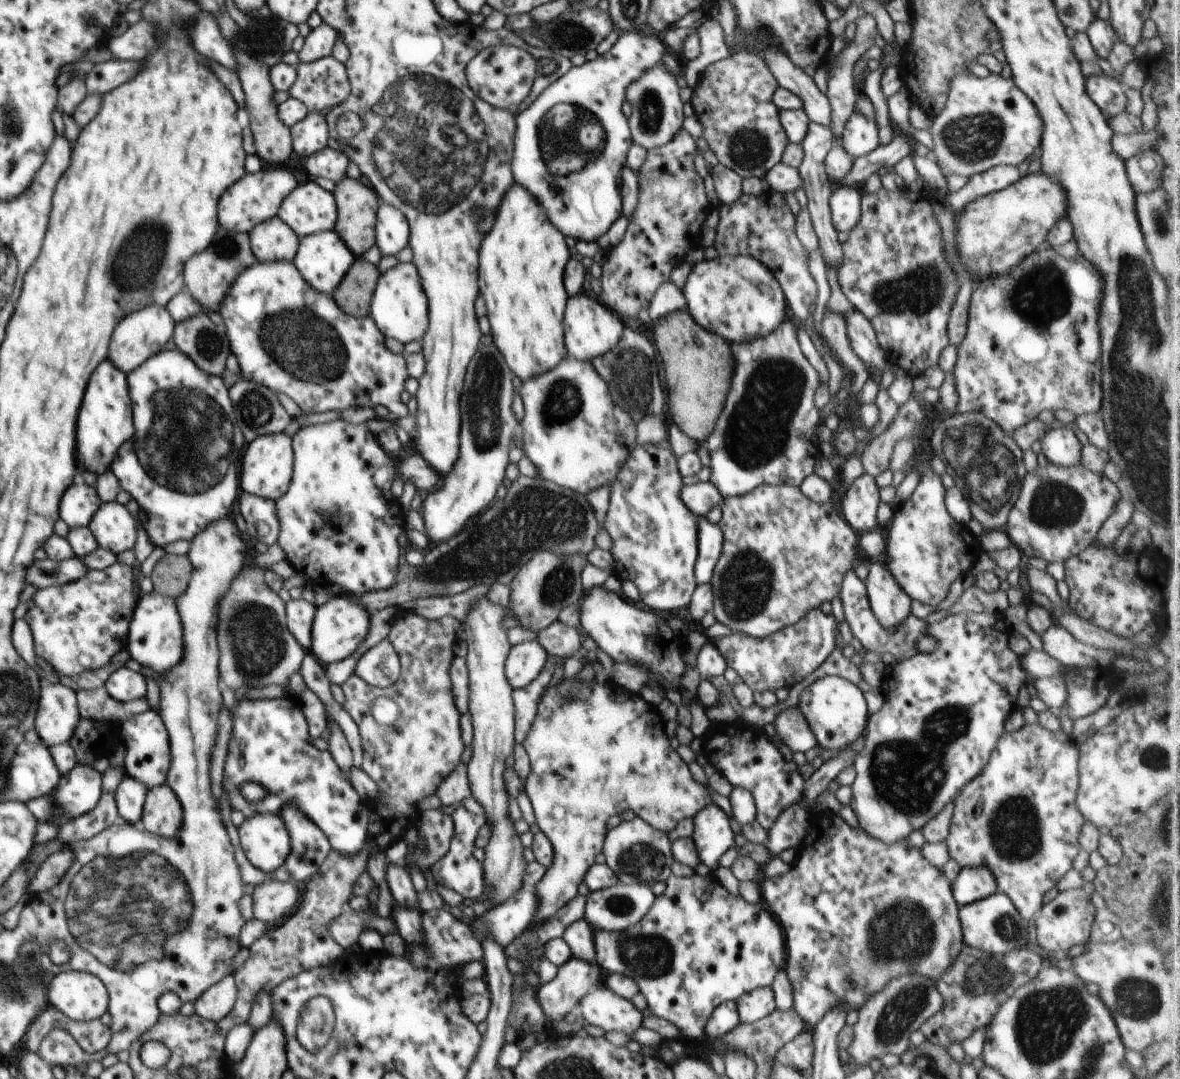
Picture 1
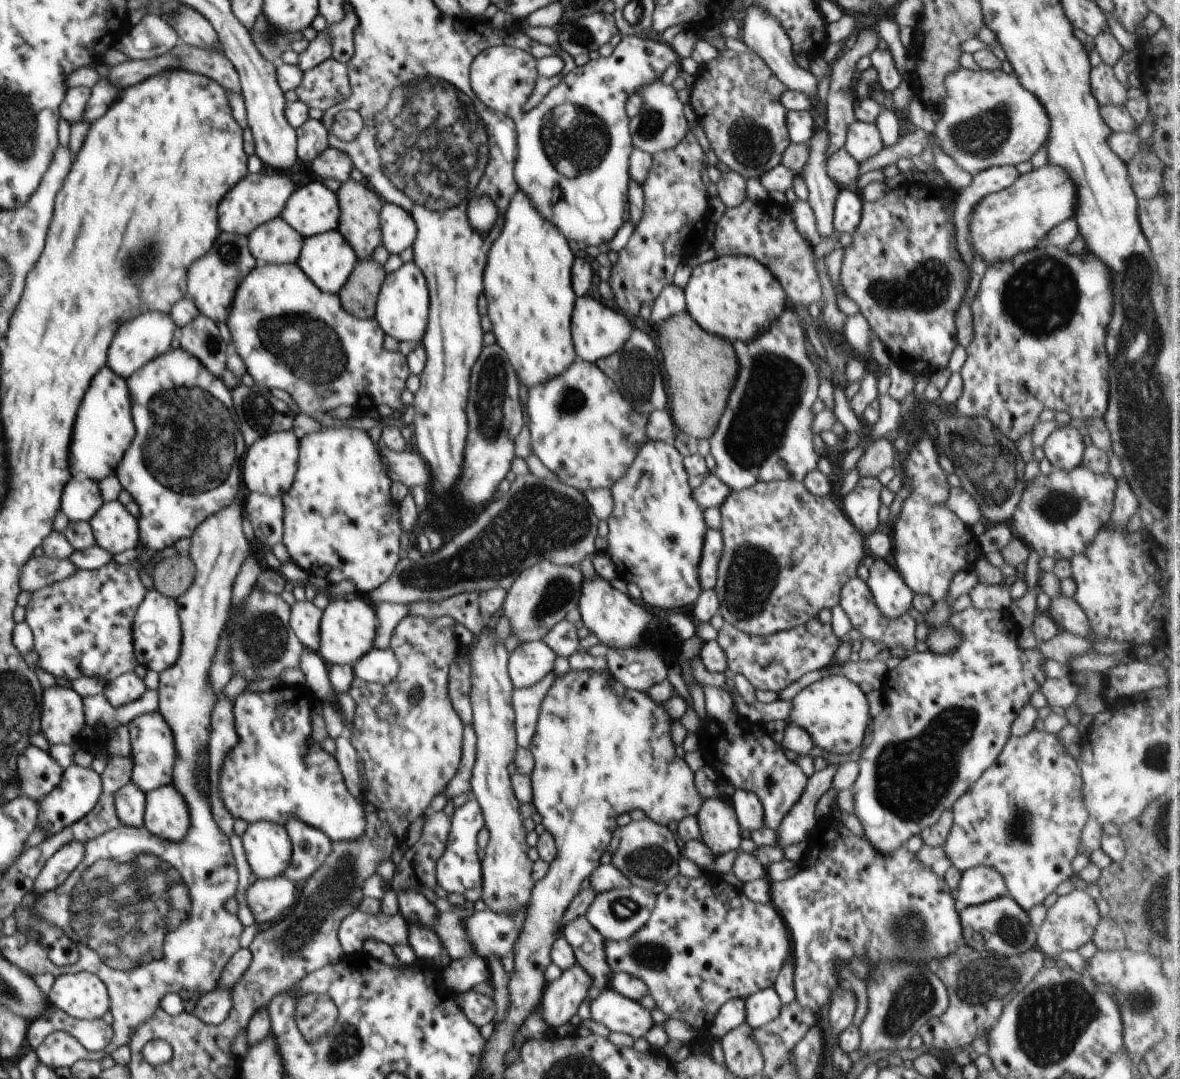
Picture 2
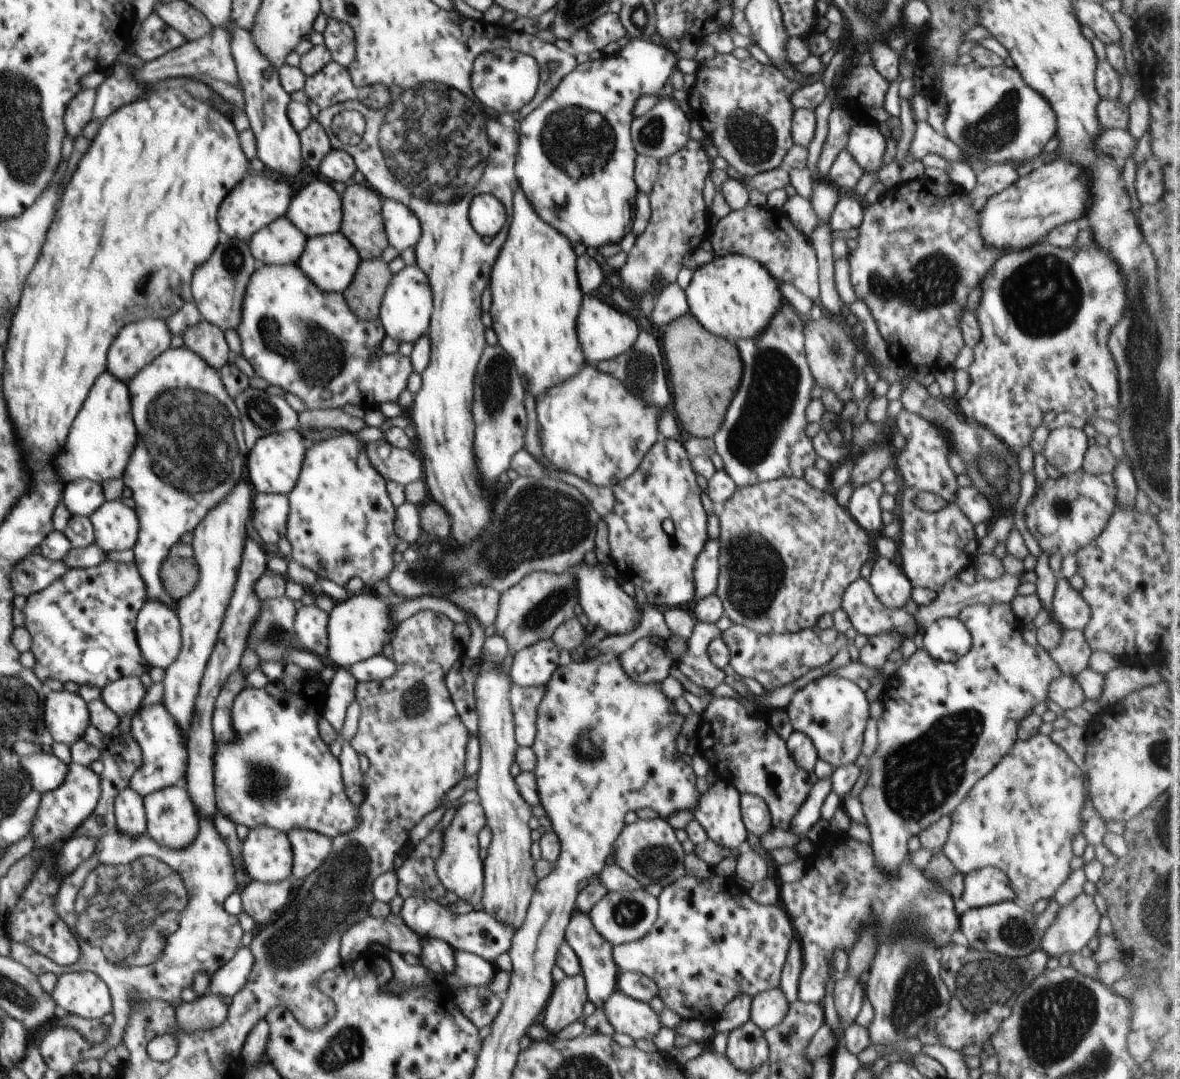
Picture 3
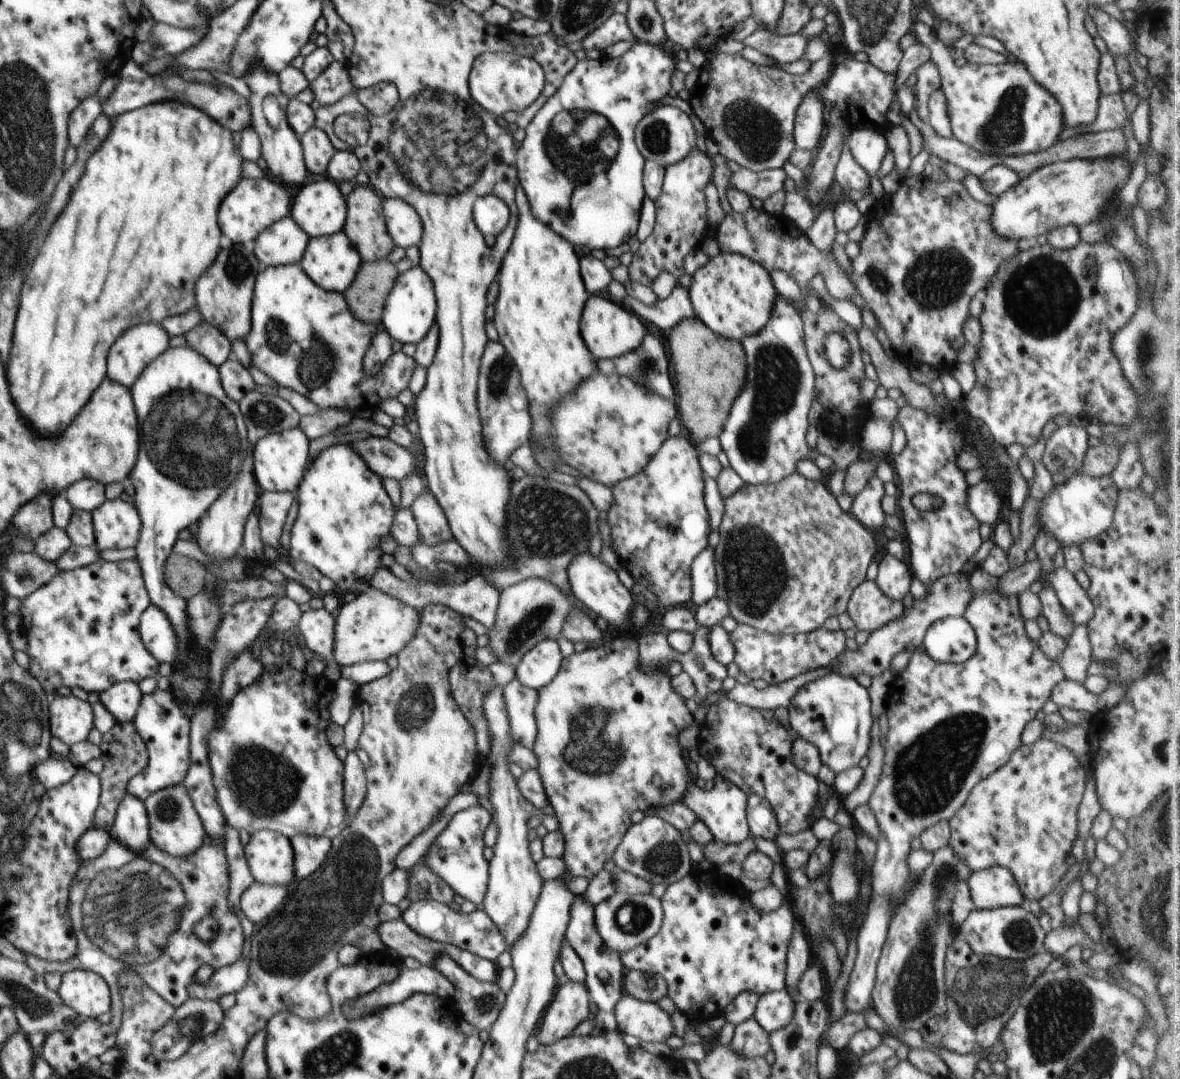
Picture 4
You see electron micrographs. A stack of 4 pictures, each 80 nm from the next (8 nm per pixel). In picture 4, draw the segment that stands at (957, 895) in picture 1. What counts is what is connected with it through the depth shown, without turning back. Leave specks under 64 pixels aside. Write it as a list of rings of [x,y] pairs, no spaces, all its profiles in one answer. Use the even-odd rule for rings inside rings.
[[[995,866],[974,871],[966,882],[978,909],[1027,906],[1025,896],[1008,868]]]

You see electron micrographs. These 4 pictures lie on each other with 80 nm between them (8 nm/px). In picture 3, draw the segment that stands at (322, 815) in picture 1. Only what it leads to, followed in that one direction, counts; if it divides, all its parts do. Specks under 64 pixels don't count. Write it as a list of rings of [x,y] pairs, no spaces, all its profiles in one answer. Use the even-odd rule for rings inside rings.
[[[308,675],[300,679],[283,676],[276,681],[270,681],[262,688],[246,686],[234,698],[231,708],[231,723],[235,732],[235,739],[232,742],[219,742],[219,745],[215,746],[213,777],[218,811],[227,816],[235,825],[244,824],[249,830],[258,827],[272,827],[286,834],[292,829],[306,829],[307,831],[326,835],[329,839],[334,839],[338,835],[354,830],[359,819],[359,808],[350,802],[346,794],[339,758],[331,753],[329,746],[322,740],[319,733],[318,721],[320,717],[323,717],[323,706],[325,705],[327,692],[328,685],[322,682],[321,679]]]

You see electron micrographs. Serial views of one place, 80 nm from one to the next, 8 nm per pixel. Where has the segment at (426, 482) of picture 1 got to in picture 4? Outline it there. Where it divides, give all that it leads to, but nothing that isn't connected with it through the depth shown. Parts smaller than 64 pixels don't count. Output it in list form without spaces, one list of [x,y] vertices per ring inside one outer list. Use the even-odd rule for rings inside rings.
[[[362,438],[352,441],[350,446],[365,460],[372,472],[380,478],[395,478],[400,481],[414,470],[411,450],[384,442],[382,438]]]

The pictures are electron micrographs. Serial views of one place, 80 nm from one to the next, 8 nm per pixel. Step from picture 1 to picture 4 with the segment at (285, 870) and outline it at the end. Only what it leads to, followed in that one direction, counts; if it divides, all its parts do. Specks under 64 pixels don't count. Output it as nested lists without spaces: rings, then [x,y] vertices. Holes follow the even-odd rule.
[[[297,834],[291,839],[294,851],[293,867],[295,876],[300,880],[307,879],[326,860],[331,852],[331,839]]]

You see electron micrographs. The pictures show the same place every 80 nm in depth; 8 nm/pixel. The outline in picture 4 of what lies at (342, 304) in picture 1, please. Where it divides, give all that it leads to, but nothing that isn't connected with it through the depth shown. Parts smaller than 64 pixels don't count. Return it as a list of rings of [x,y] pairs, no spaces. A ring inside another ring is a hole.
[[[387,258],[363,262],[354,282],[343,292],[352,314],[363,323],[380,326],[387,296],[399,274]]]

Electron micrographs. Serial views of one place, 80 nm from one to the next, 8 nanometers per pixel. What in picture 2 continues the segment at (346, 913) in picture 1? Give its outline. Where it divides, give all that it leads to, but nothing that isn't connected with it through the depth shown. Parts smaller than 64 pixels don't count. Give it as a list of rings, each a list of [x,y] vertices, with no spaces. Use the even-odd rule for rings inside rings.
[[[356,910],[342,921],[337,935],[346,959],[363,957],[363,944],[368,939],[376,939],[391,948],[410,945],[409,926],[399,912],[387,915]]]

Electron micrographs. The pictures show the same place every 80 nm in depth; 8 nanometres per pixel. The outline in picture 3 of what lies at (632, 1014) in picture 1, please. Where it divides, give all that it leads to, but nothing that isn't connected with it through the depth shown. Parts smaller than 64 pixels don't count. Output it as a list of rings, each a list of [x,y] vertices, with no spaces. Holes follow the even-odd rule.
[[[616,990],[603,1003],[603,1011],[615,1028],[615,1032],[628,1034],[635,1041],[640,1038],[653,1040],[663,1027],[658,1013],[650,1007],[649,1003],[626,996],[620,990]]]

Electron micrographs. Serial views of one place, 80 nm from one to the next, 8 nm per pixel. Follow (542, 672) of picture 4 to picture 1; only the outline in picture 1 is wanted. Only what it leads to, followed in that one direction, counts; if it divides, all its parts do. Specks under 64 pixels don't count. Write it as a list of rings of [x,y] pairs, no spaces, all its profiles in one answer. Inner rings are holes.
[[[538,639],[513,646],[505,660],[505,675],[510,686],[513,689],[528,686],[545,668],[548,656]]]

